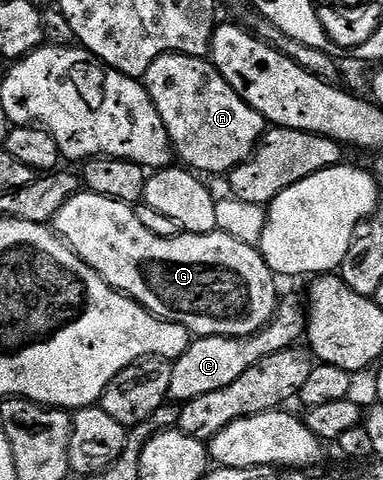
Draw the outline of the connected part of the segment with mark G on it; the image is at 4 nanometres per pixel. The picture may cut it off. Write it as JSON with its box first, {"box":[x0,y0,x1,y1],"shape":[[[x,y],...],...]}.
{"box":[52,189,280,337],"shape":[[[85,189],[79,190],[78,194],[71,197],[68,201],[64,201],[64,205],[60,209],[60,213],[56,213],[56,217],[52,220],[53,230],[60,238],[65,241],[72,250],[85,261],[85,263],[96,273],[100,273],[100,277],[115,291],[119,291],[122,295],[127,295],[129,299],[135,299],[144,309],[148,309],[159,320],[168,323],[179,323],[190,330],[191,336],[201,337],[204,335],[237,335],[245,337],[256,333],[262,327],[265,327],[271,319],[274,318],[278,309],[278,300],[280,298],[280,290],[274,282],[276,276],[270,270],[270,266],[264,261],[261,250],[252,244],[244,244],[238,241],[236,237],[232,237],[222,231],[213,231],[207,235],[187,235],[185,233],[174,233],[171,239],[165,239],[162,235],[157,235],[154,231],[149,231],[142,224],[140,216],[134,212],[135,208],[129,203],[121,203],[115,199],[109,199],[103,195],[94,195],[91,191]]]}

